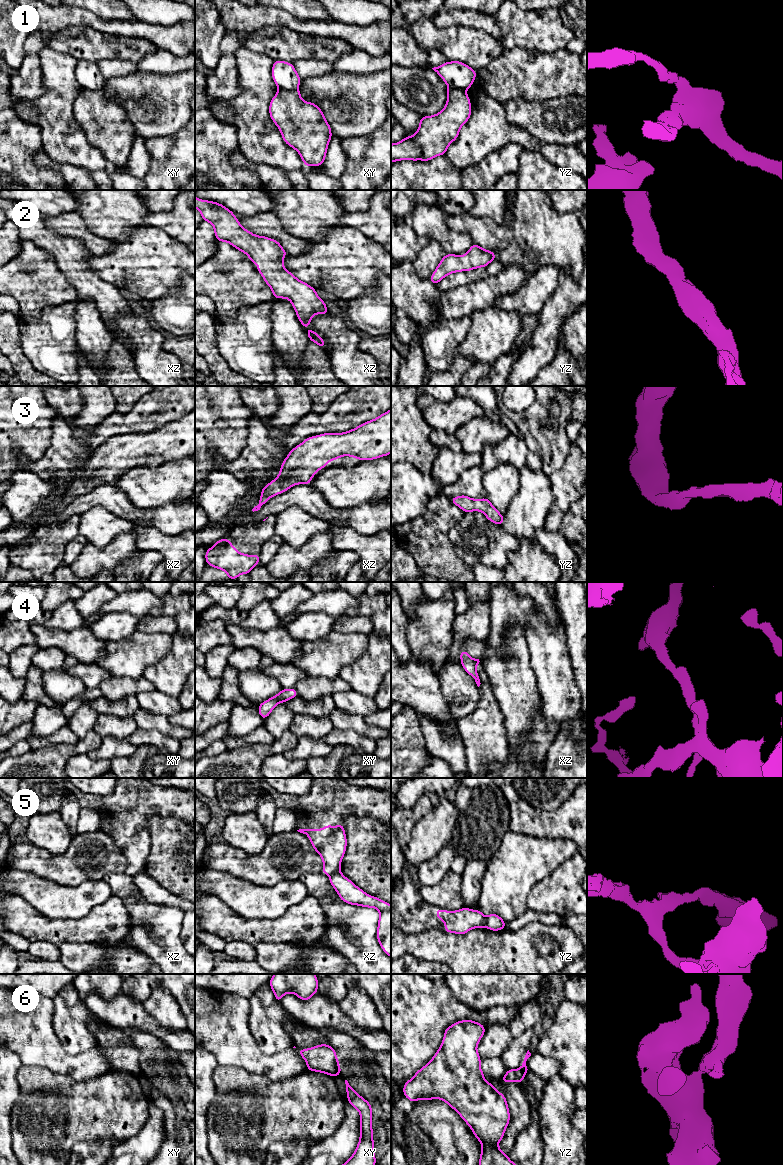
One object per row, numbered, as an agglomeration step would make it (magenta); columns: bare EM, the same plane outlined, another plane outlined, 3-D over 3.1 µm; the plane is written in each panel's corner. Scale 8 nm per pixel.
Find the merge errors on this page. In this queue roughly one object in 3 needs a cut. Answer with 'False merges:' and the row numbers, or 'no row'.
False merges: 1, 5, 6

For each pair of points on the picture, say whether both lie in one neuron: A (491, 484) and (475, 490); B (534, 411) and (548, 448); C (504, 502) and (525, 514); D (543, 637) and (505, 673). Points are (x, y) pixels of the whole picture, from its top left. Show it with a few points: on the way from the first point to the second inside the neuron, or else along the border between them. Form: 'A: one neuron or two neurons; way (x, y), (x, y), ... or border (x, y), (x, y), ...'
A: two neurons; border (493, 467), (481, 480), (486, 496)
B: one neuron; way (534, 420), (534, 434), (539, 439)
C: two neurons; border (519, 484), (519, 489), (504, 515)
D: two neurons; border (523, 630), (529, 653), (529, 665), (534, 674)

